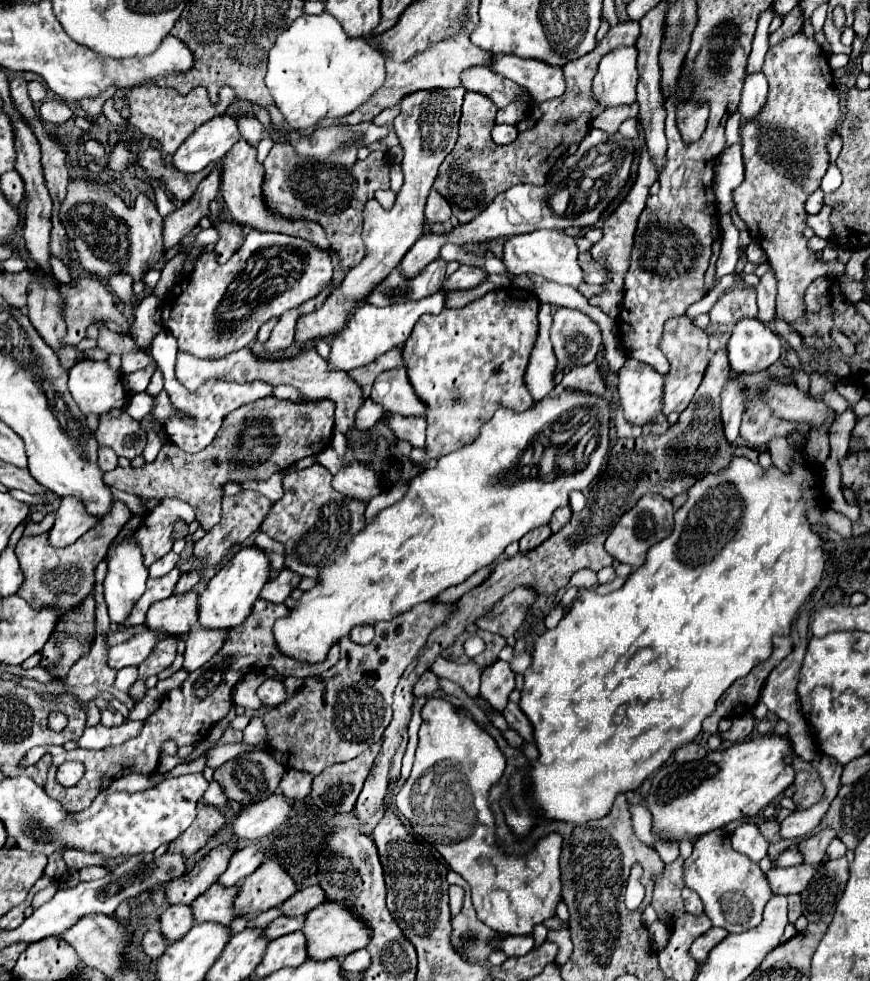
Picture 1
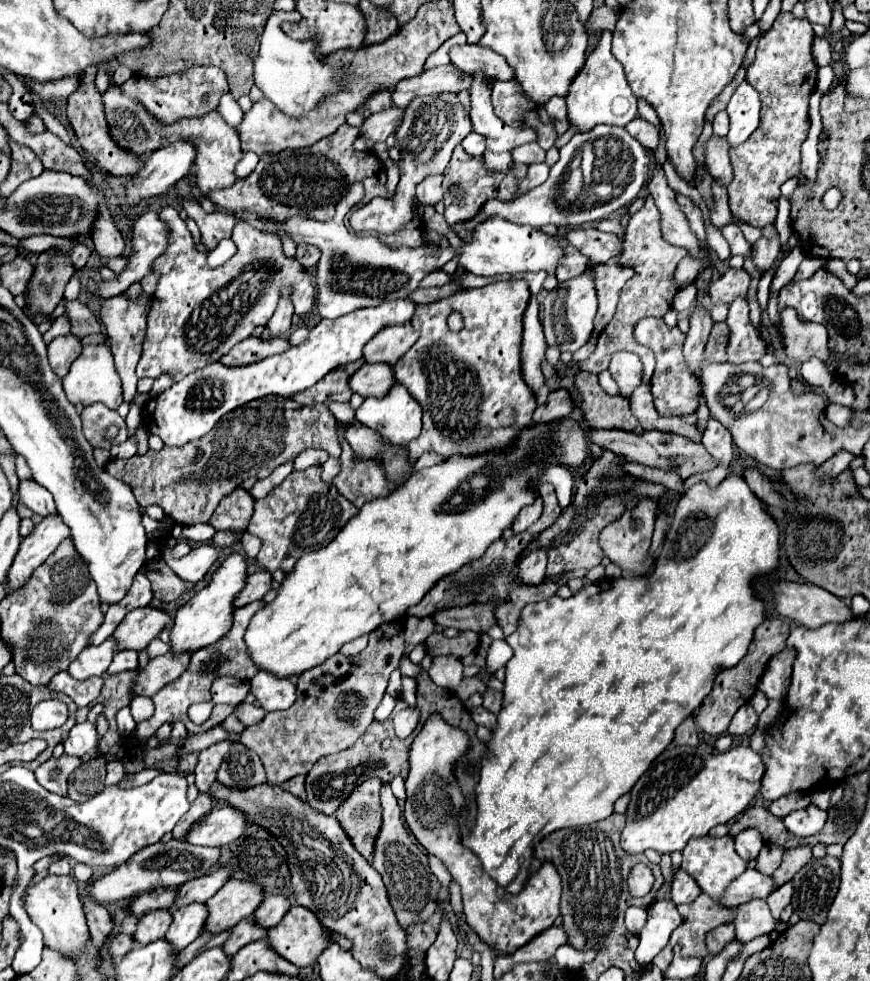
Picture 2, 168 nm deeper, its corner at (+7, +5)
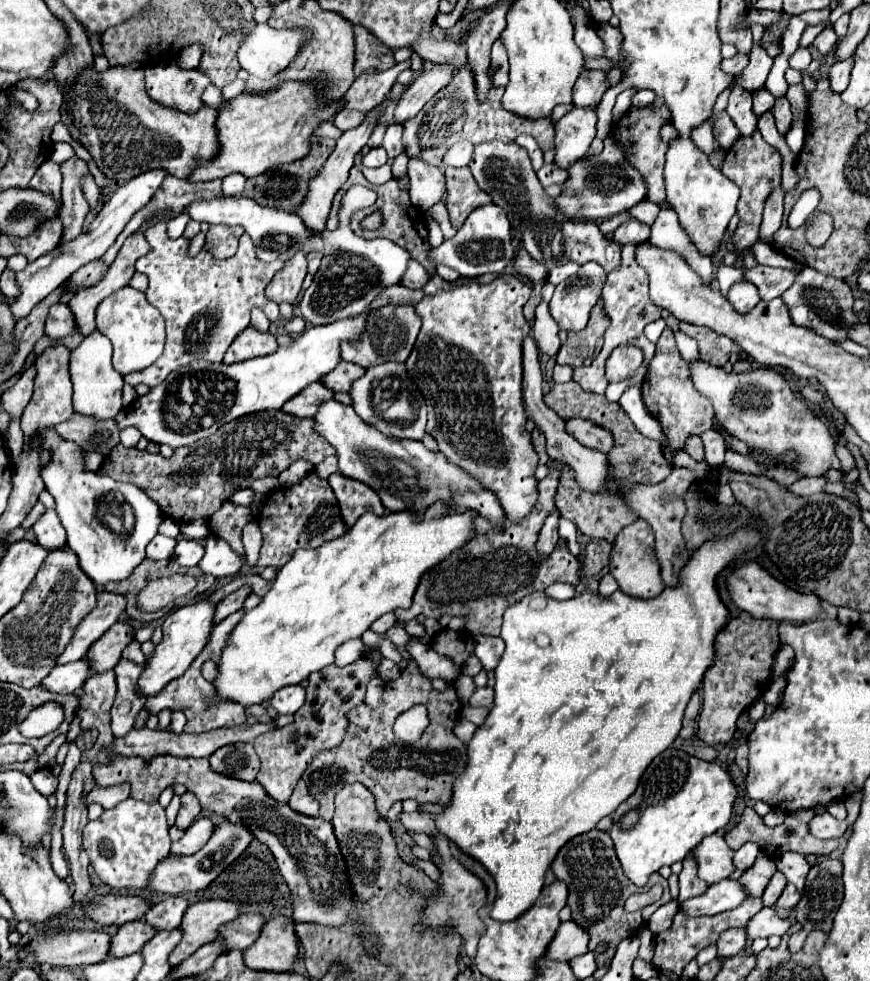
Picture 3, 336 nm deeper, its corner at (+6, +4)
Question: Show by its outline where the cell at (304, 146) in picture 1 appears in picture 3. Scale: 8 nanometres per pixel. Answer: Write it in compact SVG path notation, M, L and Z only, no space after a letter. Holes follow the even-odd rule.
M438 64L432 72L428 74L420 74L410 86L408 90L402 94L400 102L396 104L394 110L394 122L396 124L404 124L406 120L414 118L422 106L446 84L450 84L452 78L452 70L454 66L450 64Z

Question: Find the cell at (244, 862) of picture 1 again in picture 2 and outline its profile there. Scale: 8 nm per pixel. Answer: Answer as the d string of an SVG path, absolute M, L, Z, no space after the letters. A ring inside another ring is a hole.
M227 865L221 869L213 869L211 873L207 873L205 877L199 877L195 881L187 881L187 885L181 885L177 889L175 901L171 905L171 909L179 909L183 905L189 903L205 903L209 897L215 895L215 891L227 881Z

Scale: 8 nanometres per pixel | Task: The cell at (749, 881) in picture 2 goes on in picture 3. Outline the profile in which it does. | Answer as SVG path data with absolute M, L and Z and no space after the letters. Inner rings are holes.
M726 878L718 884L712 884L702 896L690 898L688 902L680 904L680 910L688 916L714 916L726 910L734 910L748 898L748 892L744 886L740 886L738 880Z

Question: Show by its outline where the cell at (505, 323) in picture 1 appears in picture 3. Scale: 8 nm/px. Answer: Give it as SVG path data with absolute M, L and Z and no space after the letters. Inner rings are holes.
M502 274L490 284L470 280L460 288L424 296L418 304L420 308L416 306L416 314L422 318L422 330L412 354L404 362L428 406L426 432L438 442L448 462L472 474L498 496L510 522L522 522L538 498L538 480L534 478L538 454L526 430L526 406L522 402L522 342L530 332L522 308L530 292L532 288L520 278Z

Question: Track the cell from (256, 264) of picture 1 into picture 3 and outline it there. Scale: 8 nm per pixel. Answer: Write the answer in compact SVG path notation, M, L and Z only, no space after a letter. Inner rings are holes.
M156 220L148 226L144 234L152 250L136 262L136 270L148 276L148 302L156 306L166 320L166 348L152 366L124 376L130 386L146 384L154 388L164 382L172 370L178 370L196 358L222 362L234 338L250 326L252 308L260 308L271 323L280 320L279 305L264 298L264 293L274 274L284 268L284 260L260 262L260 258L256 258L256 246L252 246L248 234L242 234L240 248L232 258L216 260L204 250L196 258L190 258L186 254L190 242L184 236L172 240L166 226L168 220Z

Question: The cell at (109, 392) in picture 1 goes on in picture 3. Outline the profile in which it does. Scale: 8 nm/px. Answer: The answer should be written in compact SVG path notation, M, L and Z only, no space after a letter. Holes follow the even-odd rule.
M98 330L86 336L84 342L76 350L72 350L70 378L74 384L74 412L104 420L104 418L114 418L122 410L124 378L120 372L114 370L110 358L112 358L112 344Z

